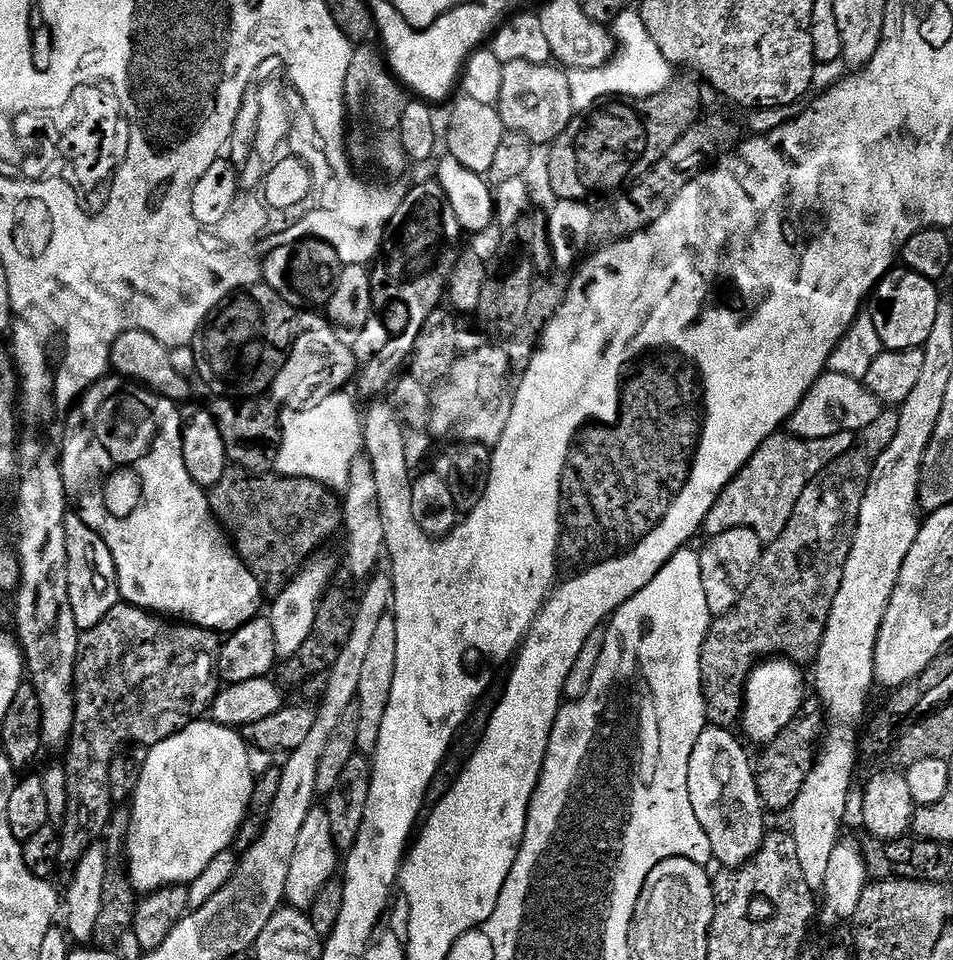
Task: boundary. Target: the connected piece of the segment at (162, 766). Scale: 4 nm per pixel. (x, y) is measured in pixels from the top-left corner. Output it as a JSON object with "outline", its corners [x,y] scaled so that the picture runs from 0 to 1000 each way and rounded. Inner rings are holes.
{"outline":[[[211,748],[194,756],[190,763],[184,763],[182,767],[174,768],[169,775],[161,775],[154,780],[155,793],[149,798],[143,819],[143,827],[139,835],[139,868],[134,871],[134,896],[139,900],[139,915],[143,919],[141,923],[146,930],[158,930],[178,922],[200,921],[231,888],[238,888],[244,882],[252,859],[261,849],[262,839],[265,836],[265,825],[271,814],[270,805],[264,805],[264,783],[260,780],[259,773],[248,763],[251,761],[247,757],[226,753],[218,748]]]}

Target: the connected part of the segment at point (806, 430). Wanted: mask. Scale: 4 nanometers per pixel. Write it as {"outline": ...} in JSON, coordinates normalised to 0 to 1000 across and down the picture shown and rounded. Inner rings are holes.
{"outline":[[[866,386],[831,432],[830,449],[839,456],[860,458],[880,450],[897,451],[913,445],[929,429],[930,421],[927,421],[928,417],[910,399],[907,401],[907,398],[906,395],[892,392],[889,388]]]}

